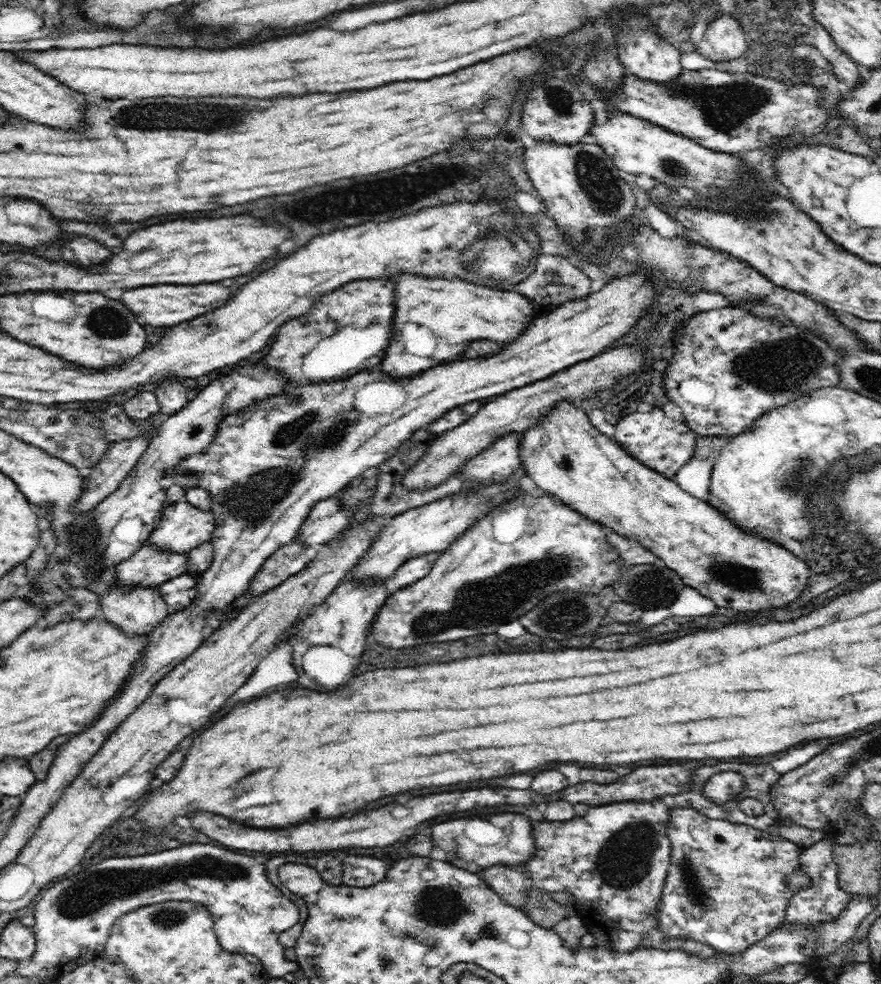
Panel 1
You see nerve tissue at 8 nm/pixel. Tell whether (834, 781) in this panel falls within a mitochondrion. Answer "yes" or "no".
yes

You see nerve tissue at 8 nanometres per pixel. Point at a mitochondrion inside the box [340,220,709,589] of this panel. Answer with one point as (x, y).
(492, 256)

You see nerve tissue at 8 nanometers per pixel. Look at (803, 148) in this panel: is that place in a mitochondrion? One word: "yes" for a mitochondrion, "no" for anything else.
no

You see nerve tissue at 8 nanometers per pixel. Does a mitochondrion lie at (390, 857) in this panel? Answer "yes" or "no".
no

